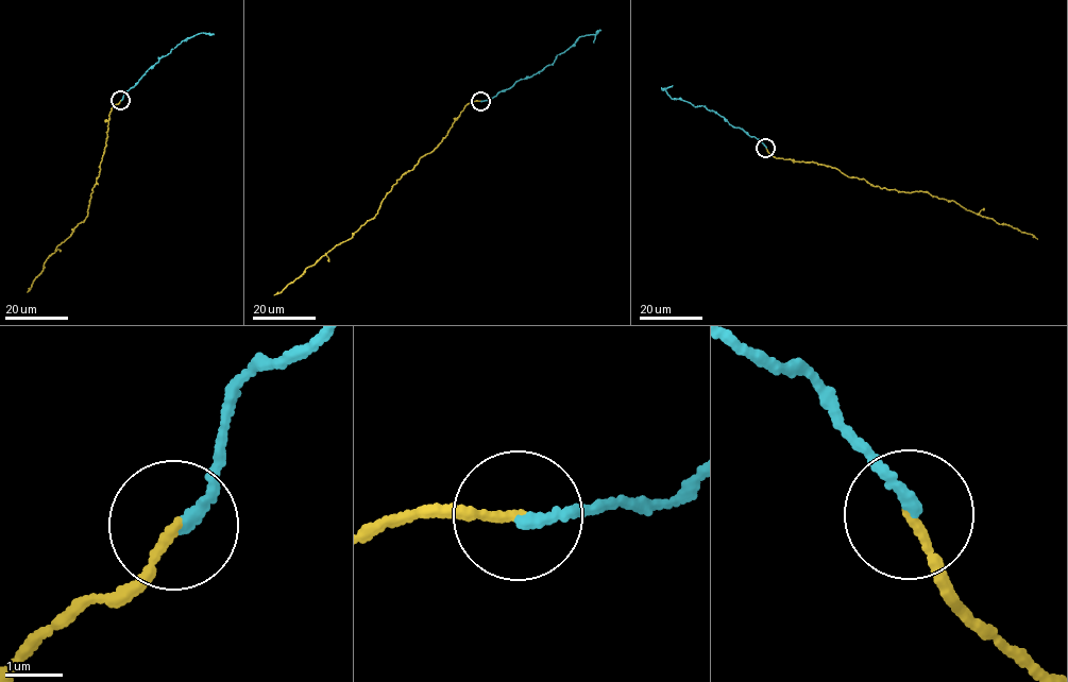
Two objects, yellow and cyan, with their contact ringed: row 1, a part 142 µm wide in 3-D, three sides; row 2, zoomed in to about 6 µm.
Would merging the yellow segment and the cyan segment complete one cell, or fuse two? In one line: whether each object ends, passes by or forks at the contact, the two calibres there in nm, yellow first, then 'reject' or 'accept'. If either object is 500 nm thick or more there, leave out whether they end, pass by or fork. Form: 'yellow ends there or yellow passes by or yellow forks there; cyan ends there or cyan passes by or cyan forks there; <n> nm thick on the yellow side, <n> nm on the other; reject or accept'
yellow ends there; cyan ends there; 140 nm thick on the yellow side, 190 nm on the other; accept

